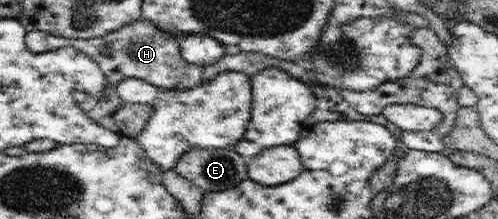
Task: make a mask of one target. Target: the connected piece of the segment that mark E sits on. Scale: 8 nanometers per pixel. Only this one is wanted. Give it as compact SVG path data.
M196 147L180 157L175 170L204 191L226 191L248 178L246 162L234 148Z

